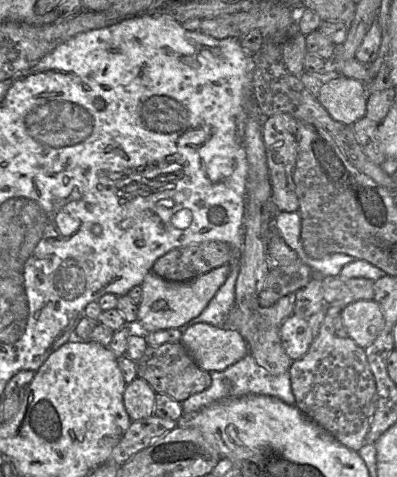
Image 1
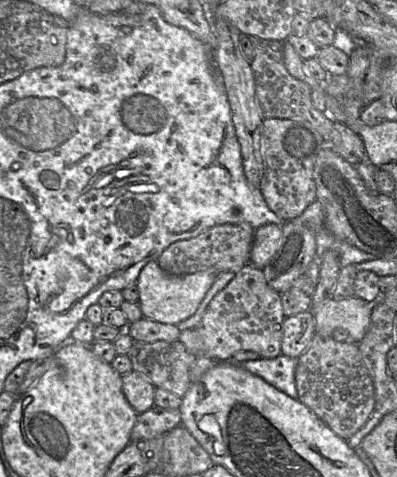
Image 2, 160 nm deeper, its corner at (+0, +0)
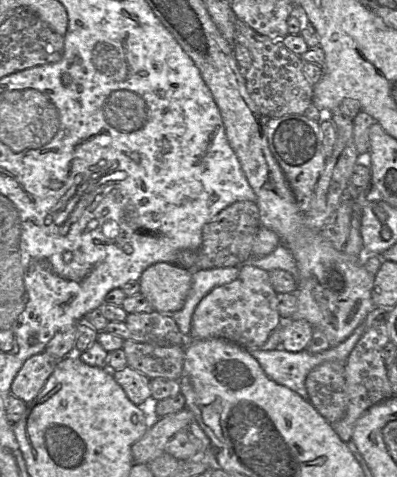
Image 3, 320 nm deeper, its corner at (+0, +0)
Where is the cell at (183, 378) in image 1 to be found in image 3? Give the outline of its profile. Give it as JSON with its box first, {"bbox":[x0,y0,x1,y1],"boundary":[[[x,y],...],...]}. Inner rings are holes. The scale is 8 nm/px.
{"bbox":[122,340,185,380],"boundary":[[[124,340],[122,349],[126,354],[127,365],[149,379],[180,380],[182,376],[185,358],[184,346]]]}

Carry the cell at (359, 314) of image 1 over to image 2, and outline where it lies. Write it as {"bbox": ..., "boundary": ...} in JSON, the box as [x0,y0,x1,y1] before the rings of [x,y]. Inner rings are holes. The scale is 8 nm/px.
{"bbox":[311,297,372,343],"boundary":[[[350,297],[342,300],[328,298],[316,305],[311,305],[315,320],[315,334],[330,337],[337,328],[343,328],[350,336],[350,340],[359,343],[366,335],[372,313],[372,304]]]}

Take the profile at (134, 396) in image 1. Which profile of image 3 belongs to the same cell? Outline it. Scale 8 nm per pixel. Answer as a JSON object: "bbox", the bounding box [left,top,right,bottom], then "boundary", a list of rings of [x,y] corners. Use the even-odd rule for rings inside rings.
{"bbox":[112,365,153,406],"boundary":[[[128,365],[112,372],[114,379],[131,402],[137,406],[150,406],[149,403],[153,400],[150,388],[151,379]]]}

